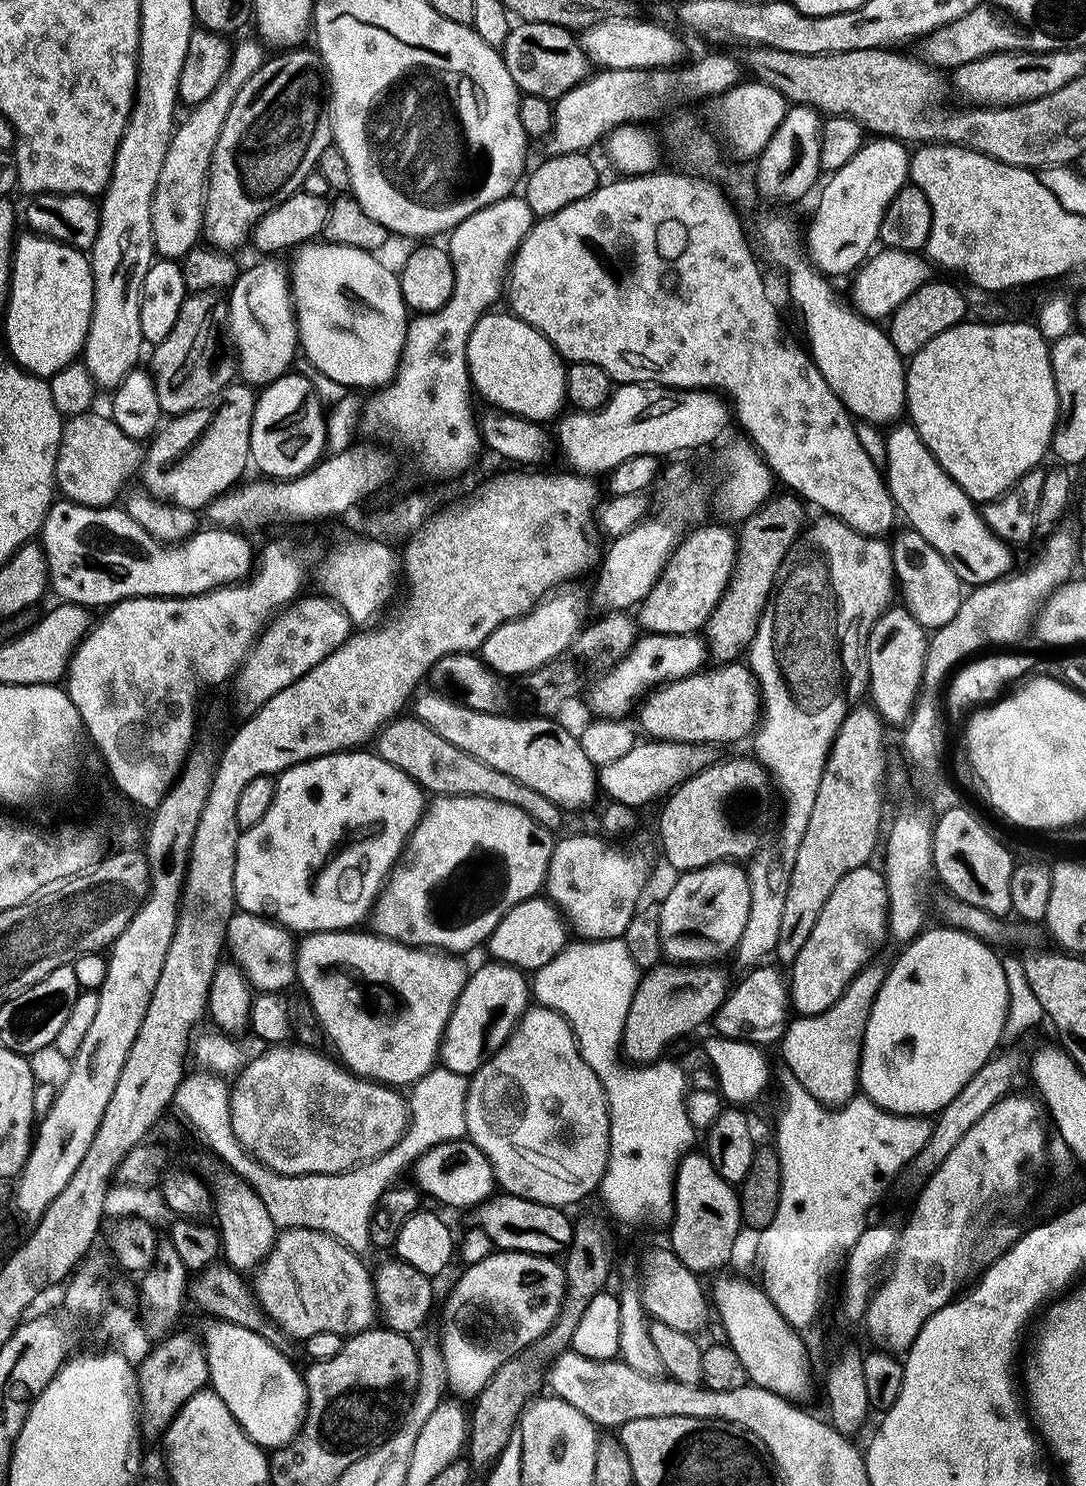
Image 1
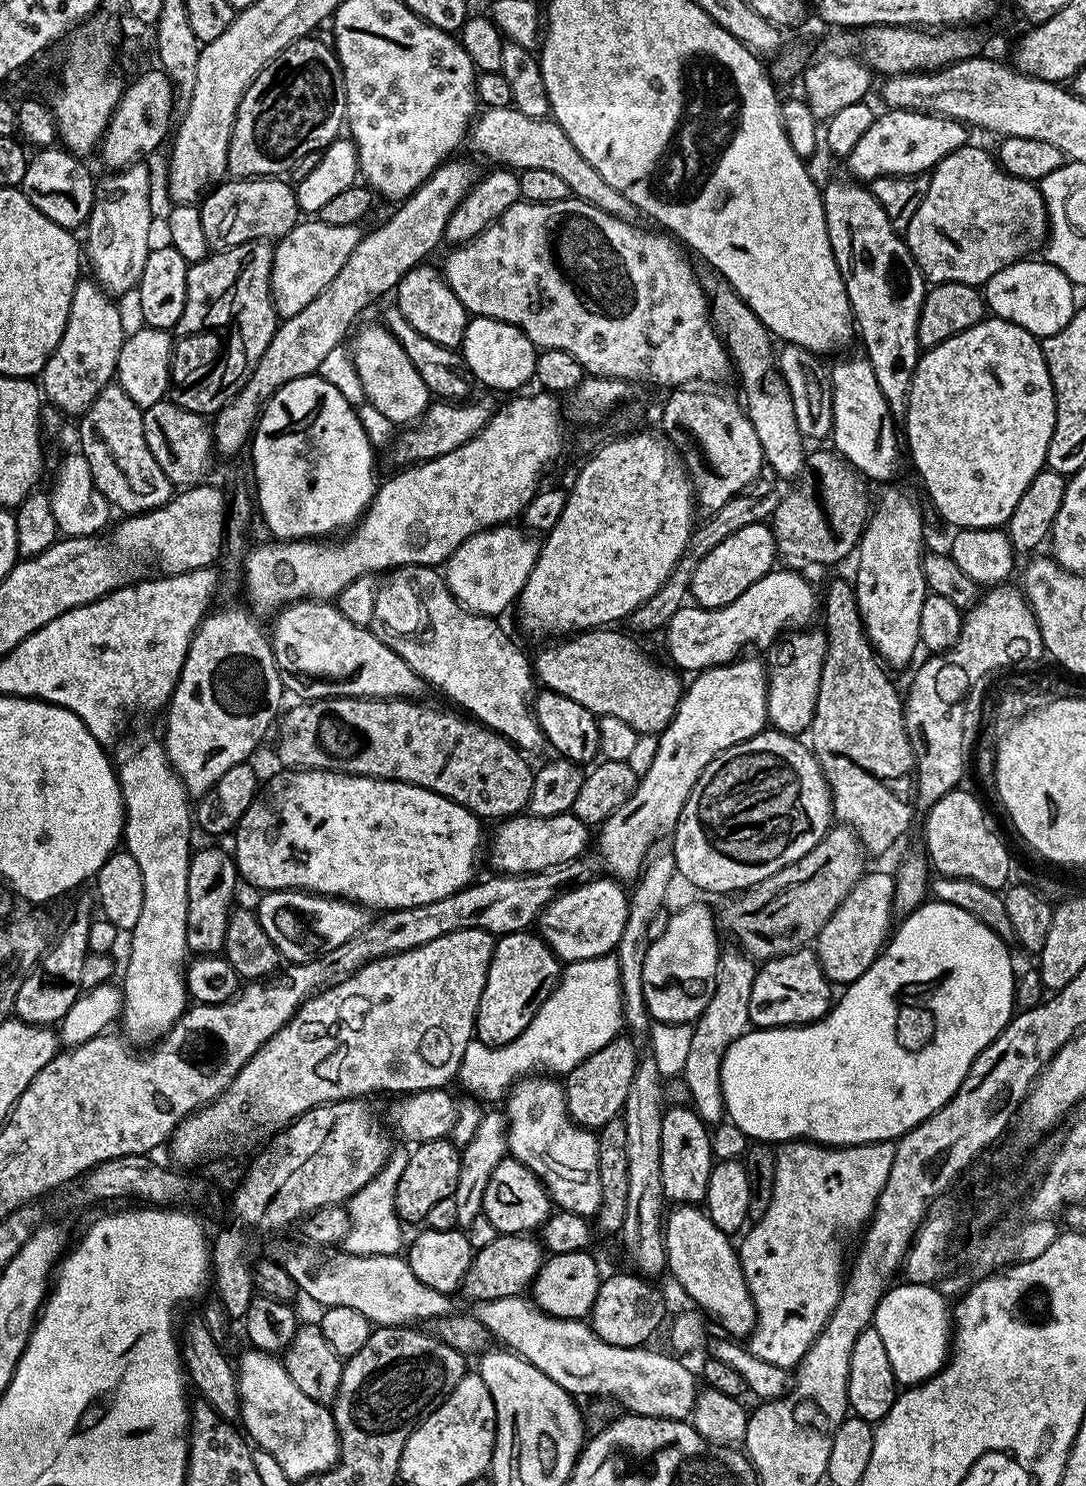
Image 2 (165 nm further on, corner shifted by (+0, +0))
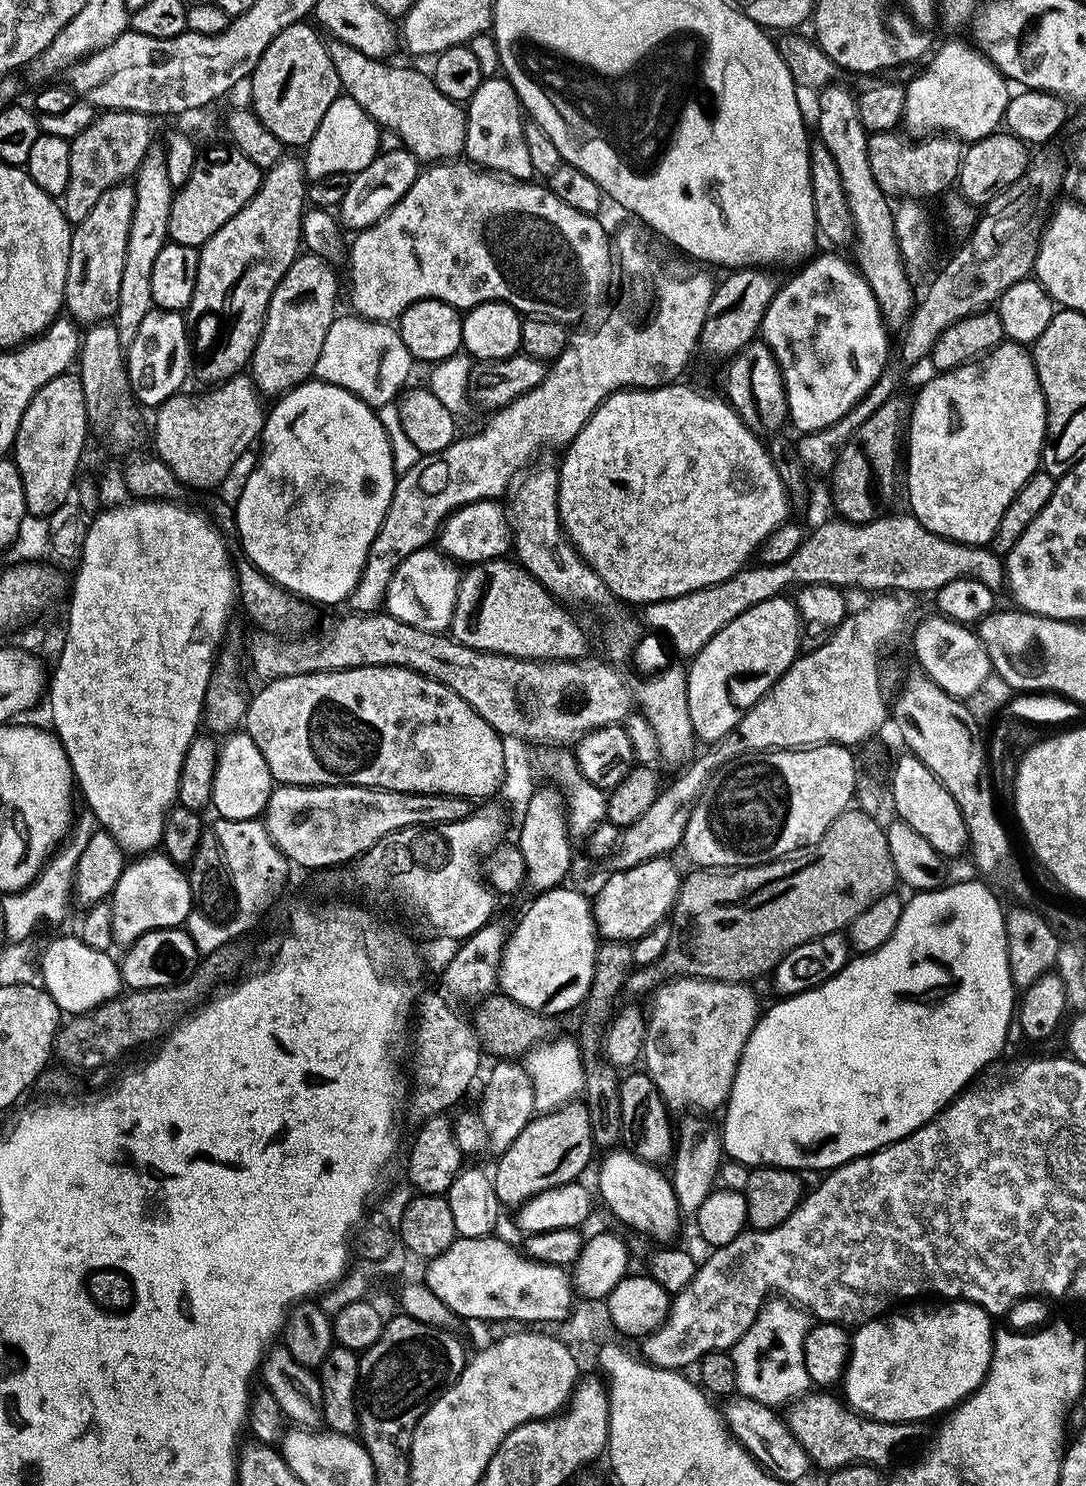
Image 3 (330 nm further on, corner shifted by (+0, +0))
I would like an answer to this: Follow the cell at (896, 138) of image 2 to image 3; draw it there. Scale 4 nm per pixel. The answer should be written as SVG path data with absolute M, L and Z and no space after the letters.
M950 40L940 48L938 46L926 68L905 85L902 124L911 137L947 132L963 143L971 144L1001 127L1012 95L1012 90L1008 88L1009 81L987 56L971 43L968 44Z

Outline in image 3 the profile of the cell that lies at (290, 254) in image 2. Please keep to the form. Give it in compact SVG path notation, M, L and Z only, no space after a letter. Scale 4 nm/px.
M397 146L394 150L381 151L370 166L366 166L365 170L355 173L349 179L346 198L338 209L341 223L345 223L352 232L376 224L405 196L406 190L414 184L419 173L420 162L409 150Z

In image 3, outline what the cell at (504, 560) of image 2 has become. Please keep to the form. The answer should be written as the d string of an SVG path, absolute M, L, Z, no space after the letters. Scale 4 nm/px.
M437 547L420 548L404 559L391 575L383 609L401 622L420 630L445 633L452 625L461 575L459 565Z

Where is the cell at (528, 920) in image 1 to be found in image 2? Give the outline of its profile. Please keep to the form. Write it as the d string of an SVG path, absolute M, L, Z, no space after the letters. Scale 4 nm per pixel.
M610 878L603 879L561 891L540 913L538 935L557 960L571 962L615 953L626 927L629 897L620 889L623 887L619 883Z

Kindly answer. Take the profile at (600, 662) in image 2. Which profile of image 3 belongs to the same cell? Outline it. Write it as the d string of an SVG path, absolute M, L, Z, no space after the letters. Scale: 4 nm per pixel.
M508 558L487 560L471 565L461 575L450 635L458 643L479 652L513 656L519 660L580 660L588 648L588 640L579 622L563 607L567 608L519 563Z

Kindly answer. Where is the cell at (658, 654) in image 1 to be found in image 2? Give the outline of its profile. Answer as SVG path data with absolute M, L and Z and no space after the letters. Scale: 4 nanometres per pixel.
M774 568L726 606L680 608L662 632L669 654L676 660L692 660L693 673L699 674L706 668L732 663L747 644L769 645L786 627L792 628L788 630L807 627L815 610L817 613L818 594L803 576L793 569Z

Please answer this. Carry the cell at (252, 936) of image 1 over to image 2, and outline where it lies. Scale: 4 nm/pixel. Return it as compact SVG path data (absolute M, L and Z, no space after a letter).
M266 892L259 898L260 905L254 908L256 918L281 957L292 966L327 957L330 950L366 927L365 909L347 900L310 892Z

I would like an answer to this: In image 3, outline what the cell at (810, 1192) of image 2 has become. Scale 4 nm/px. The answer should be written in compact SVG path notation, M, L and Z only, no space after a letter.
M772 1298L761 1308L756 1316L756 1321L746 1330L746 1334L740 1336L737 1344L730 1349L734 1358L734 1371L738 1374L737 1393L746 1399L753 1399L754 1402L768 1404L772 1409L779 1409L787 1406L801 1396L807 1396L813 1387L810 1374L807 1373L804 1347L806 1346L807 1334L813 1328L813 1321L803 1308L797 1308L791 1300L783 1298Z

